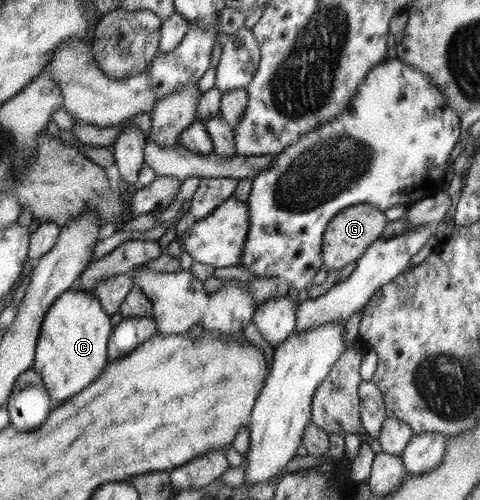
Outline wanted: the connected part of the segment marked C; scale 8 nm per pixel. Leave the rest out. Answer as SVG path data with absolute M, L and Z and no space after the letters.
M69 289L64 292L47 311L43 319L38 345L35 349L35 364L33 369L41 375L46 389L51 397L52 409L63 405L72 396L78 395L88 385L92 384L105 371L109 361L108 343L112 329L111 314L103 308L102 302L93 293L84 290Z

